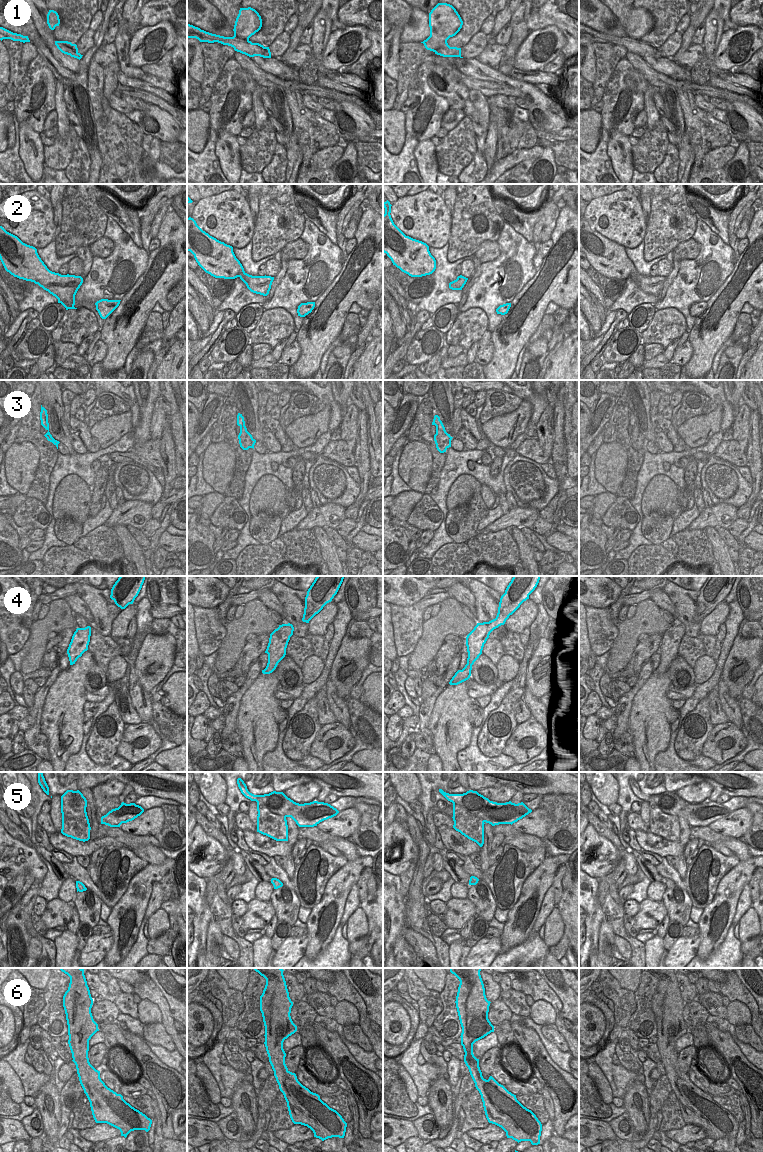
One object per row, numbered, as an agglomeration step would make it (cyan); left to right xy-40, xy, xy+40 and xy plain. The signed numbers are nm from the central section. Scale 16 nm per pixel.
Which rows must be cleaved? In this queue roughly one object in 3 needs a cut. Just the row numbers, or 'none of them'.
5

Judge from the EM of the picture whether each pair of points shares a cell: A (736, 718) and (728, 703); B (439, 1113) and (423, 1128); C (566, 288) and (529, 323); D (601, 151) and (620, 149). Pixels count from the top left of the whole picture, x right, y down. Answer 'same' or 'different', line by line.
A: same
B: different
C: same
D: different

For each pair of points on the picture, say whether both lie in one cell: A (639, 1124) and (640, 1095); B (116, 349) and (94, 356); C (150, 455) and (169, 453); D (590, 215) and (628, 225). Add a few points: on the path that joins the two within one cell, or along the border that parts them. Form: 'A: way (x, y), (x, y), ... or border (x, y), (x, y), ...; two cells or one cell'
A: way (639, 1117), (639, 1102); one cell
B: border (100, 339), (106, 345), (106, 356), (100, 362); two cells
C: border (160, 439), (160, 456), (163, 460), (162, 469); two cells
D: way (599, 213), (619, 218); one cell

